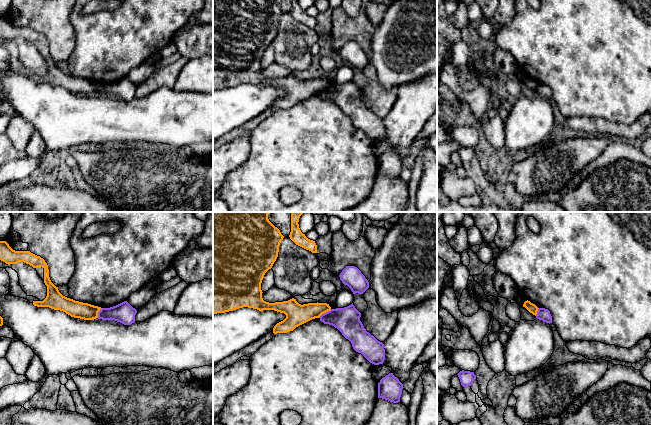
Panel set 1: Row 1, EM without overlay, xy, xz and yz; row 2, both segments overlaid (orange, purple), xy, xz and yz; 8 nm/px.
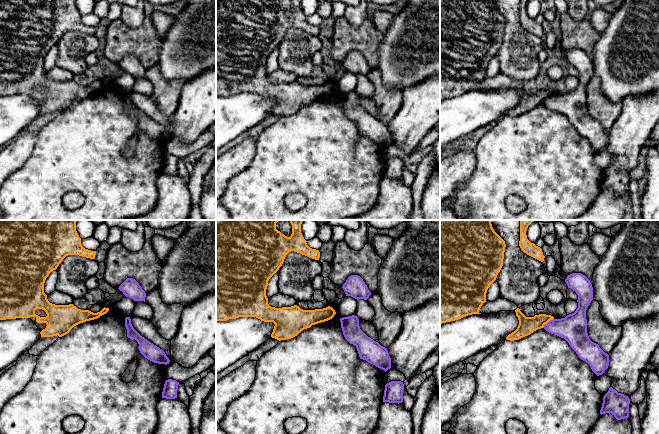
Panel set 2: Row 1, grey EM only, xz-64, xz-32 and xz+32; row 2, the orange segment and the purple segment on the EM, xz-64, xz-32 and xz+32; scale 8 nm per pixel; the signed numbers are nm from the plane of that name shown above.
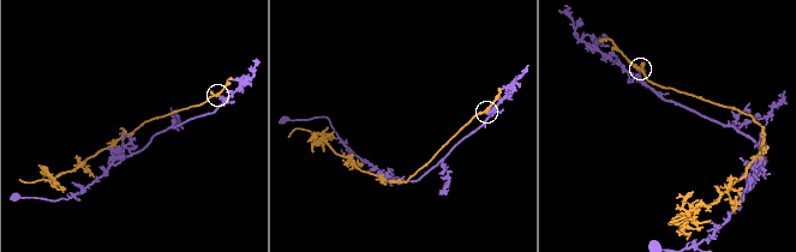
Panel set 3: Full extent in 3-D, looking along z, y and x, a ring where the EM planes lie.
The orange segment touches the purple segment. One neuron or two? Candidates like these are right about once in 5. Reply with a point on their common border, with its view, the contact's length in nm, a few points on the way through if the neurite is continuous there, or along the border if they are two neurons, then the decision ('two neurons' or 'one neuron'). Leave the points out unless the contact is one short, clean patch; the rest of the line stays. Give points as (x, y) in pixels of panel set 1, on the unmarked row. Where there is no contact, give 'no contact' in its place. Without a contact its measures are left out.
meets orange in xz at (324, 88); contact 130 nm long; border along xz (331, 85), (318, 93); two neurons

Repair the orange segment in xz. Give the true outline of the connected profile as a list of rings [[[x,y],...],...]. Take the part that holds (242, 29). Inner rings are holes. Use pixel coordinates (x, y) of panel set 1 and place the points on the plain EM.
[[[213,0],[213,90],[243,83],[284,89],[286,94],[273,104],[273,109],[277,110],[293,107],[331,86],[327,79],[301,81],[294,74],[275,79],[263,76],[261,59],[278,33],[283,14],[280,6],[273,0]]]

